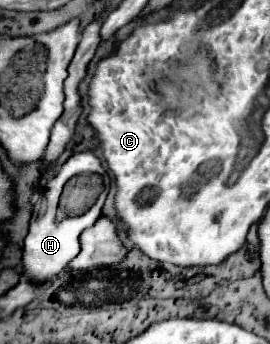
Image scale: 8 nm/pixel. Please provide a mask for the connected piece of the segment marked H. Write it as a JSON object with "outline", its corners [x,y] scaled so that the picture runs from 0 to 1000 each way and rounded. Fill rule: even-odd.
{"outline":[[[296,442],[296,448],[274,448],[259,453],[230,483],[222,494],[200,506],[200,517],[185,517],[185,529],[156,547],[156,564],[141,570],[141,587],[126,593],[126,610],[119,610],[119,634],[111,634],[111,674],[89,698],[89,733],[81,733],[81,808],[96,808],[104,820],[126,820],[126,826],[170,826],[185,820],[207,797],[222,797],[230,785],[244,785],[244,773],[289,744],[289,727],[296,727],[296,680],[348,657],[348,645],[370,634],[378,622],[378,593],[385,593],[385,576],[393,576],[393,552],[370,564],[370,576],[356,581],[356,593],[311,616],[304,628],[274,628],[274,634],[237,634],[222,651],[200,645],[207,634],[207,605],[215,605],[215,576],[230,564],[230,547],[237,547],[237,529],[252,529],[267,512],[281,506],[370,506],[393,517],[393,494],[378,488],[370,465],[341,448],[341,442]]]}

